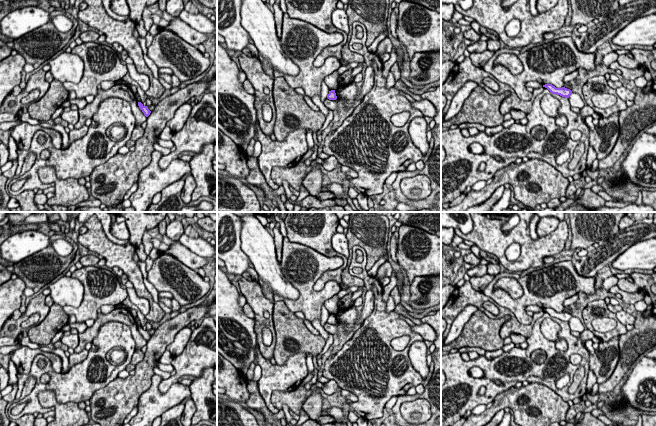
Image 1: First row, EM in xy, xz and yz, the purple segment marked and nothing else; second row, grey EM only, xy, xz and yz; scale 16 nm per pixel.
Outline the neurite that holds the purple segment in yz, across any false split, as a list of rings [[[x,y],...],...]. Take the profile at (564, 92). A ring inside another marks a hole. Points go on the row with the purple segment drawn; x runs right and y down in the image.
[[[545,84],[545,85],[543,85],[543,87],[547,88],[551,92],[551,94],[557,94],[557,95],[560,95],[560,96],[566,97],[566,98],[569,98],[569,96],[572,93],[572,91],[570,89],[567,89],[565,87],[556,88],[552,84]]]

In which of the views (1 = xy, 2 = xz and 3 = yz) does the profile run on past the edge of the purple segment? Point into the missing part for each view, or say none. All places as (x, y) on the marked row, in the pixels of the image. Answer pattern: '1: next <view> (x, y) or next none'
1: next none
2: next none
3: next none

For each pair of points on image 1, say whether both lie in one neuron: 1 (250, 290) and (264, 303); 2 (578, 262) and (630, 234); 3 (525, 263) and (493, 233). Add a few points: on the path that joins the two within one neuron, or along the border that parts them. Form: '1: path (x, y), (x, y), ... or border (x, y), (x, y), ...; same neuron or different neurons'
1: path (253, 293), (261, 301); same neuron
2: path (591, 262), (606, 254), (617, 244); same neuron
3: path (525, 251), (525, 245), (518, 238), (505, 238); same neuron

